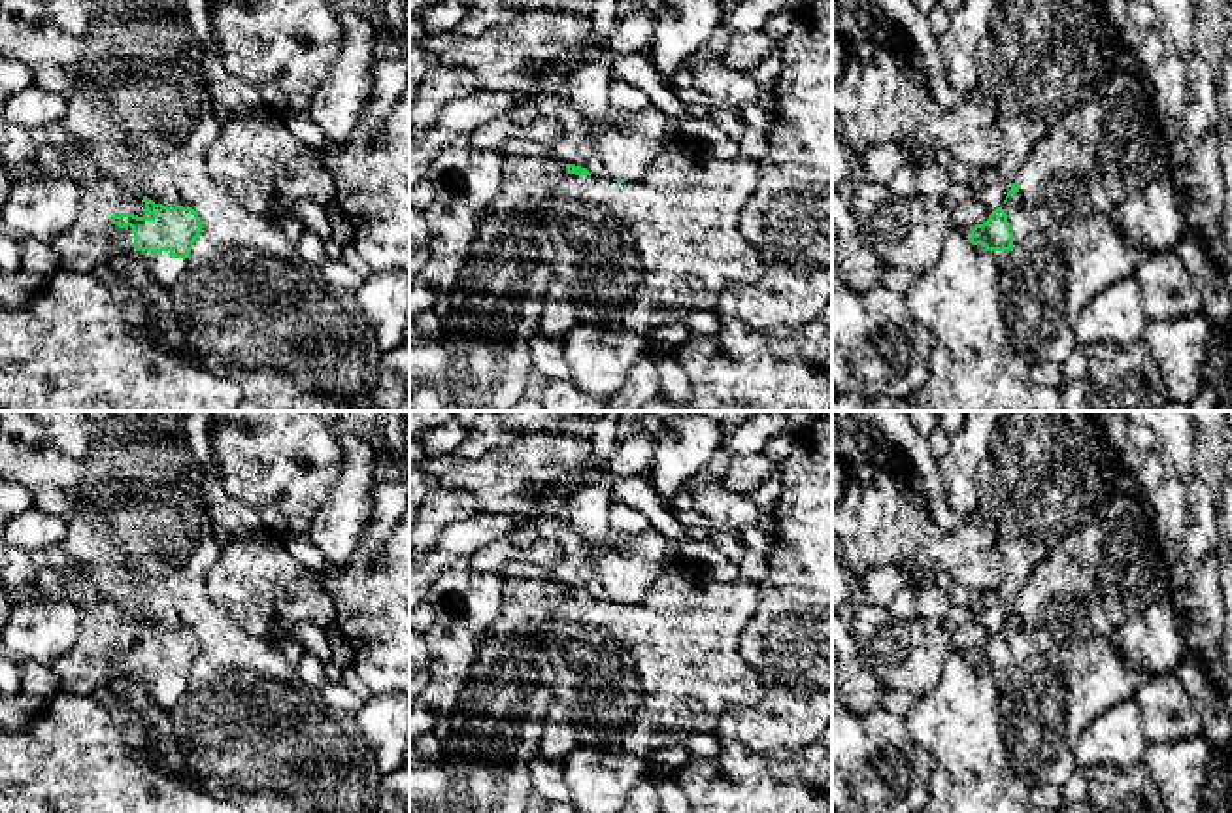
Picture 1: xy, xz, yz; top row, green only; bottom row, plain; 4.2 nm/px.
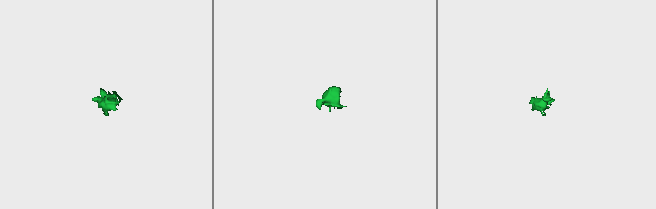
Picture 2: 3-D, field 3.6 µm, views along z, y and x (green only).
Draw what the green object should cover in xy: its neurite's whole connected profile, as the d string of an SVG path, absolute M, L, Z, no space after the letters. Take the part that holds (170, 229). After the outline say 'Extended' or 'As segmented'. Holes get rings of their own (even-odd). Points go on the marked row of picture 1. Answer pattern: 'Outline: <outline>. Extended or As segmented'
Outline: M60 121L42 130L42 140L55 147L66 172L81 187L79 219L49 241L58 257L58 270L87 272L92 260L113 253L142 258L149 272L172 287L202 232L192 207L155 204L140 192L119 187L87 153L85 141Z. Extended

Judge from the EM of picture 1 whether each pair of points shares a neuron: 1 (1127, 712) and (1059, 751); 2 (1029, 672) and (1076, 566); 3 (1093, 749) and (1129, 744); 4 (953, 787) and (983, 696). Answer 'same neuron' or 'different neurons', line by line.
1: different neurons
2: different neurons
3: same neuron
4: same neuron

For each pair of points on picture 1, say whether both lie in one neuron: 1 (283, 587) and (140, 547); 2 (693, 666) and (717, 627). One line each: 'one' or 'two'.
1: two
2: one

